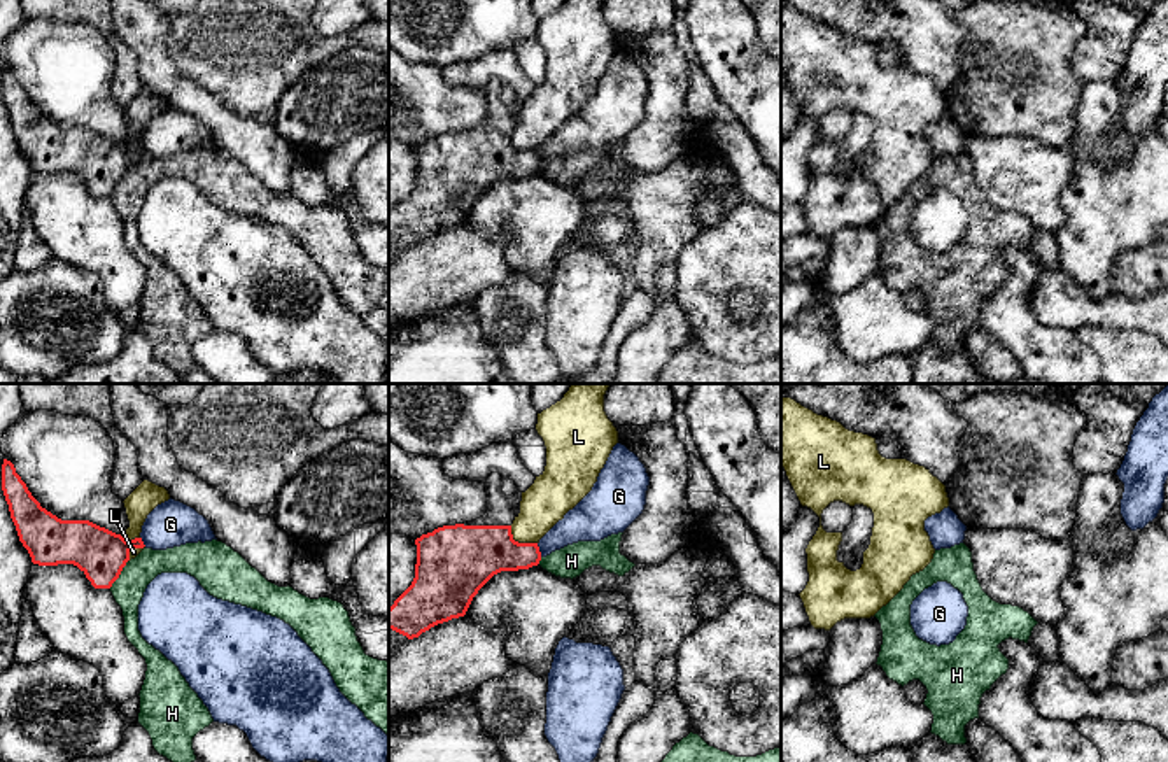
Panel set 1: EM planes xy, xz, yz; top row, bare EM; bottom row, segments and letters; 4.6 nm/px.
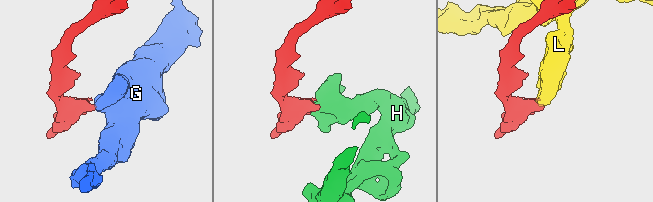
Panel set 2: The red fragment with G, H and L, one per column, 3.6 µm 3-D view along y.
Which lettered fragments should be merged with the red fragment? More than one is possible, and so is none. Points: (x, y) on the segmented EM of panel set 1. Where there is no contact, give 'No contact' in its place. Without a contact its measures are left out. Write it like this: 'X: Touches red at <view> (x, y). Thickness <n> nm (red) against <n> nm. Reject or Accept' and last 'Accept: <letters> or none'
G: Touches red at xz (538, 550). Thickness 240 nm (red) against 170 nm. Reject
H: Touches red at xy (119, 573). Thickness 220 nm (red) against 150 nm. Reject
L: Touches red at xz (517, 542). Thickness 300 nm (red) against 200 nm. Reject
Accept: none

